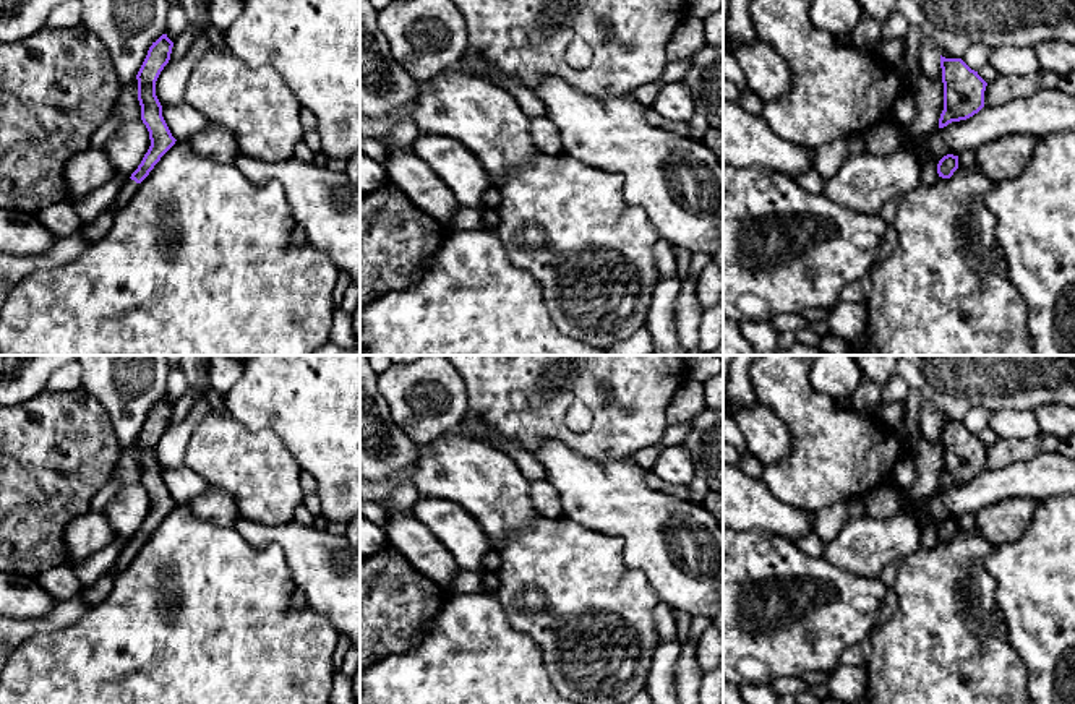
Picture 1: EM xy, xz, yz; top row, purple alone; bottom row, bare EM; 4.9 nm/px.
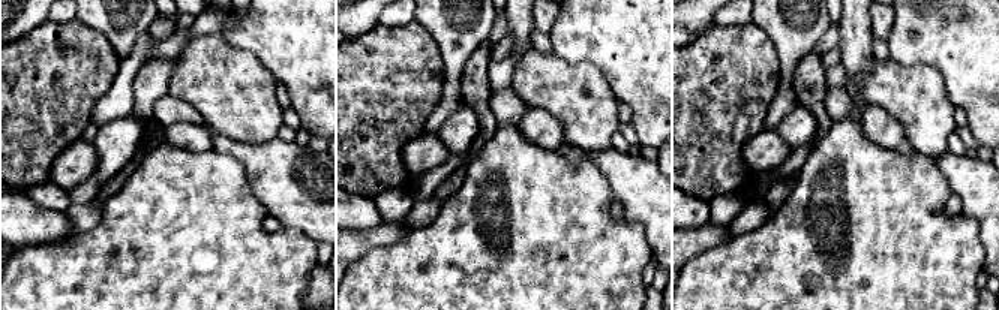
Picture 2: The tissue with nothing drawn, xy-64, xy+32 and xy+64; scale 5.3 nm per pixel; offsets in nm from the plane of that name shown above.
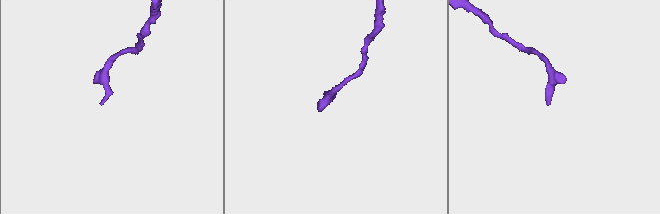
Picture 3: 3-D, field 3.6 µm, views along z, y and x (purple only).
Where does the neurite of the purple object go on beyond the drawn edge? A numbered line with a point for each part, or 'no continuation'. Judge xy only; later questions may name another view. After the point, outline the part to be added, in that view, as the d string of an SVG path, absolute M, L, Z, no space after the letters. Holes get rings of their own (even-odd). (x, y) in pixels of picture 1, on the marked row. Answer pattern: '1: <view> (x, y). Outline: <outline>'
1: xy (130, 187). Outline: M126 178L120 191L117 193L115 200L109 206L115 214L122 211L135 196L141 183L136 183L131 178Z

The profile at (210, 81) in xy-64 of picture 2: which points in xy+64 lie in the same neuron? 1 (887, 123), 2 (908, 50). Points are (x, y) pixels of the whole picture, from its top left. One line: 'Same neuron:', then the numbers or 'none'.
Same neuron: none

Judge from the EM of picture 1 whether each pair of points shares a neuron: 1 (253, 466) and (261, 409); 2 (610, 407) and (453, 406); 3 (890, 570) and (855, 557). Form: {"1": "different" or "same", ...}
{"1": "different", "2": "different", "3": "different"}

